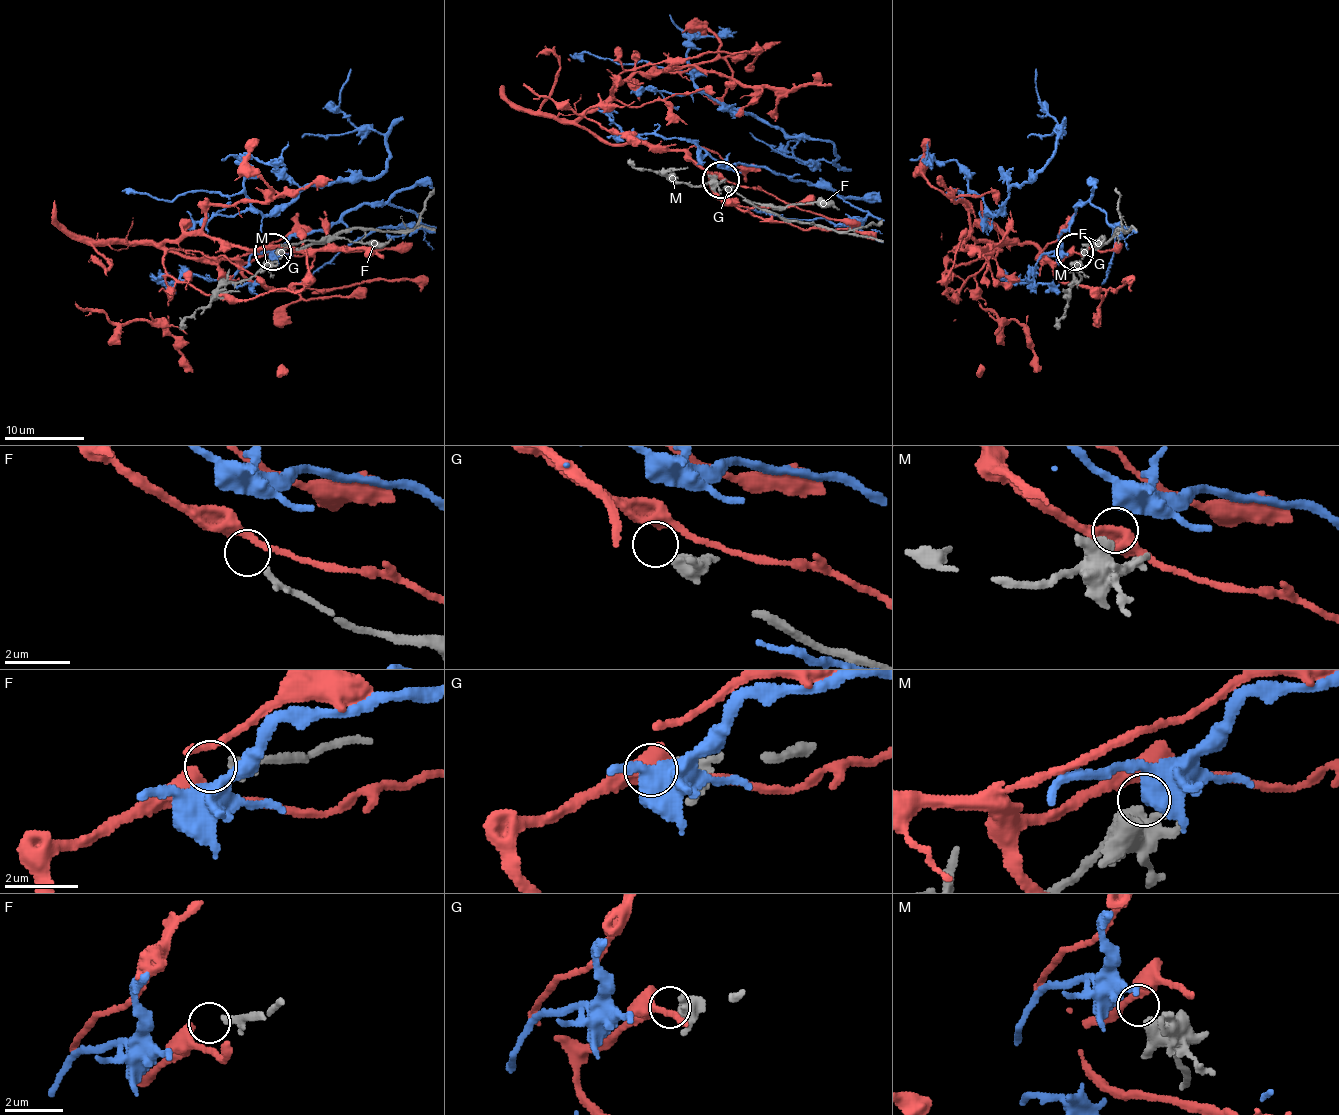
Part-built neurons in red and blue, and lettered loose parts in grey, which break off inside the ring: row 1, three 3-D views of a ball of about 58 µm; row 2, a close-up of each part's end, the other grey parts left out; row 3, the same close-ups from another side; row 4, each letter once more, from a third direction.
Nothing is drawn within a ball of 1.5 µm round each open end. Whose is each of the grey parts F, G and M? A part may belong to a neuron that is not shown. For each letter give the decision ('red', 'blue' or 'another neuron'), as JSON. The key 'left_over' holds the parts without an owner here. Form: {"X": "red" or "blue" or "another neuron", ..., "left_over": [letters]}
{"F": "red", "G": "another neuron", "M": "blue", "left_over": ["G"]}

